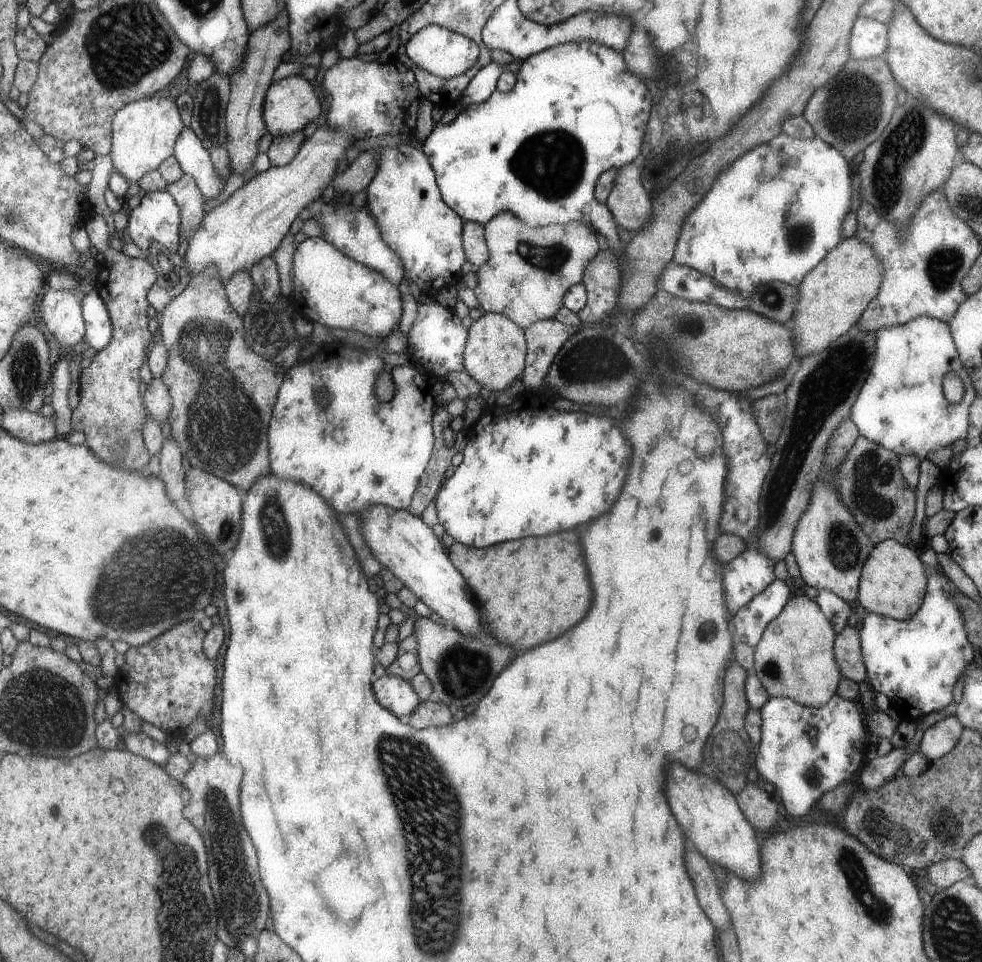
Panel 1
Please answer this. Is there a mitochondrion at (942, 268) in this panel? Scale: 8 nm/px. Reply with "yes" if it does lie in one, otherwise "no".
yes

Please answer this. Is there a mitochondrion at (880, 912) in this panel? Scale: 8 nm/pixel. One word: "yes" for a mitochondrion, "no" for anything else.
yes

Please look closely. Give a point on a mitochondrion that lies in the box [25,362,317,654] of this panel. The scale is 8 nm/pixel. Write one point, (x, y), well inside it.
(126, 572)

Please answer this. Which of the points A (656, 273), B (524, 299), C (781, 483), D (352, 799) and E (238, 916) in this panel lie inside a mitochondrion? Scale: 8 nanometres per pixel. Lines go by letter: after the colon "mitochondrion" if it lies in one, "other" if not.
A: other
B: other
C: mitochondrion
D: other
E: mitochondrion

